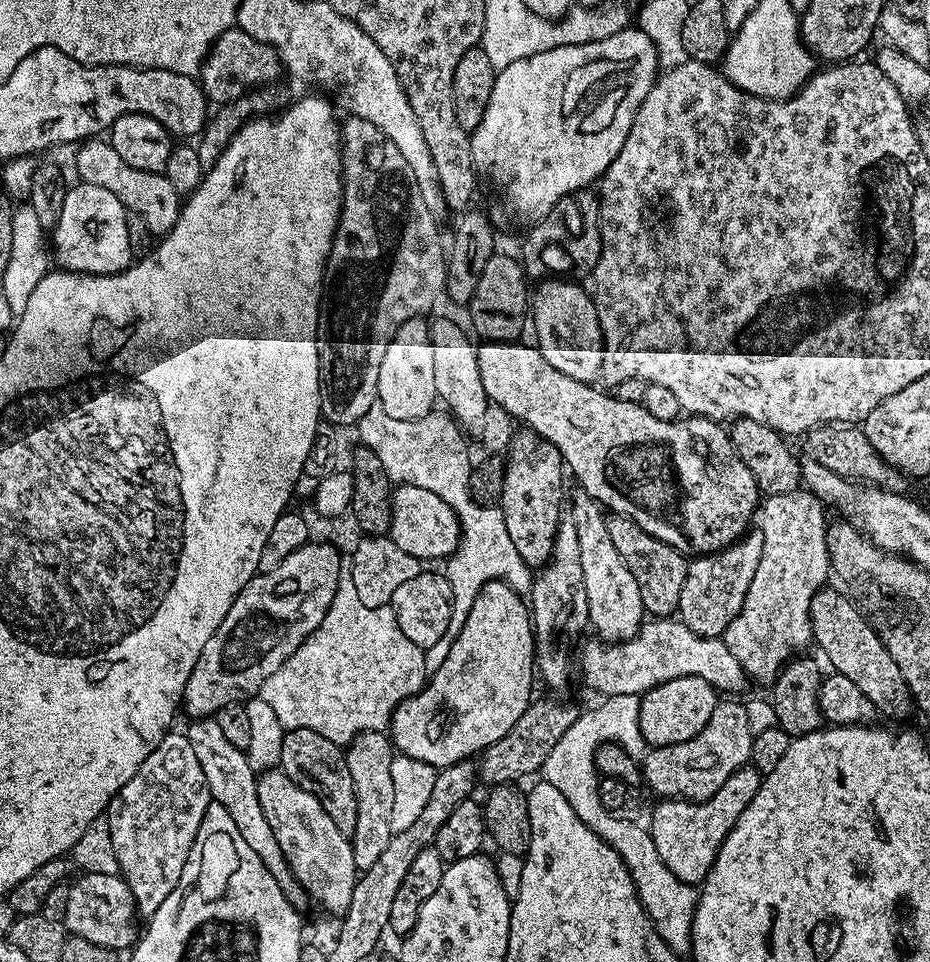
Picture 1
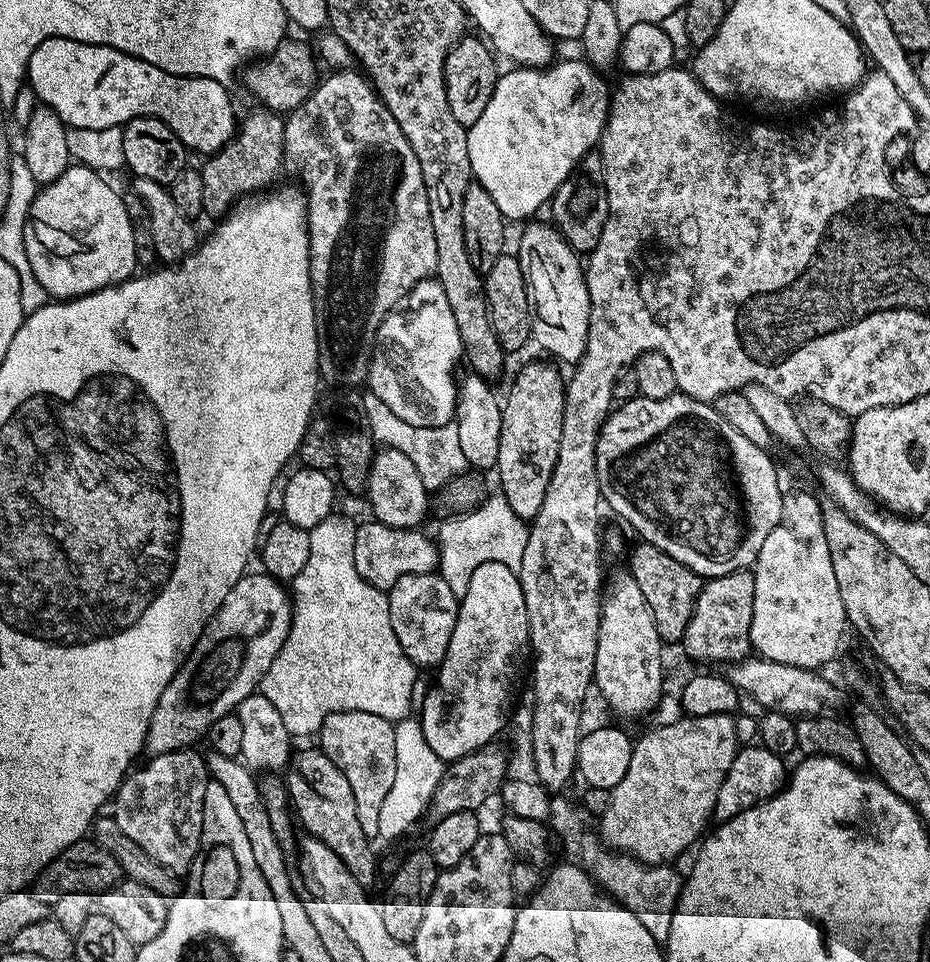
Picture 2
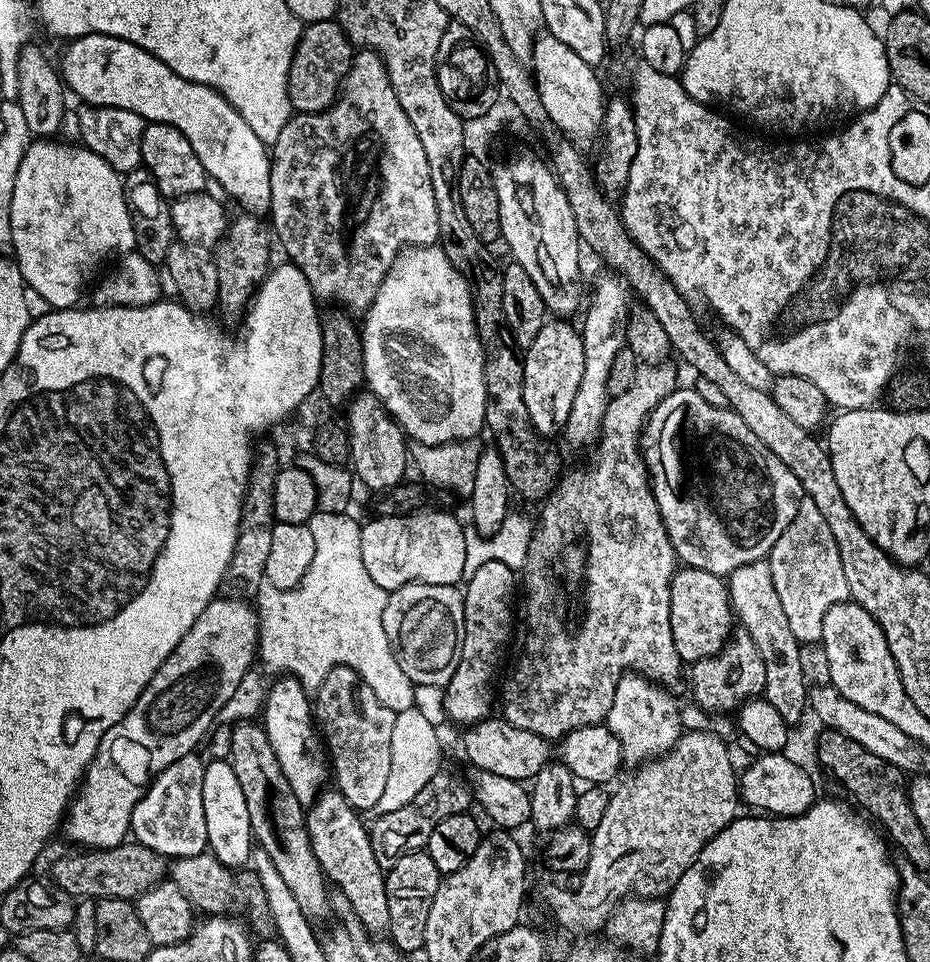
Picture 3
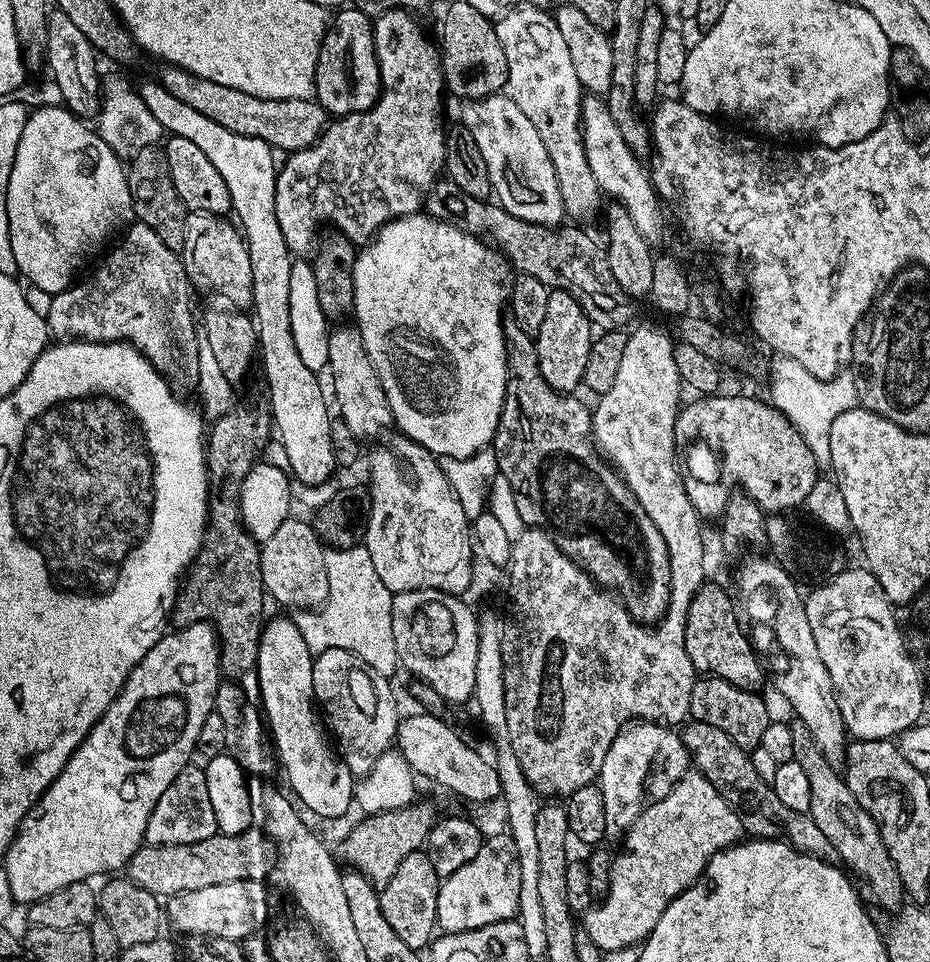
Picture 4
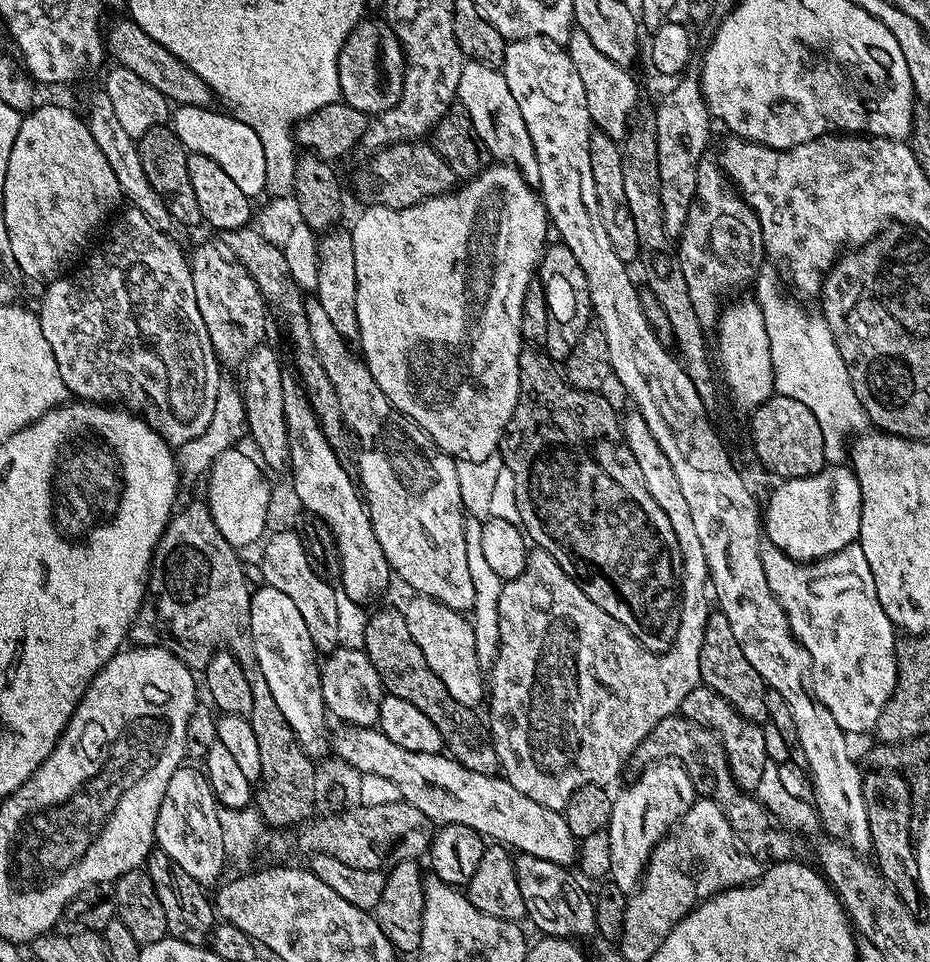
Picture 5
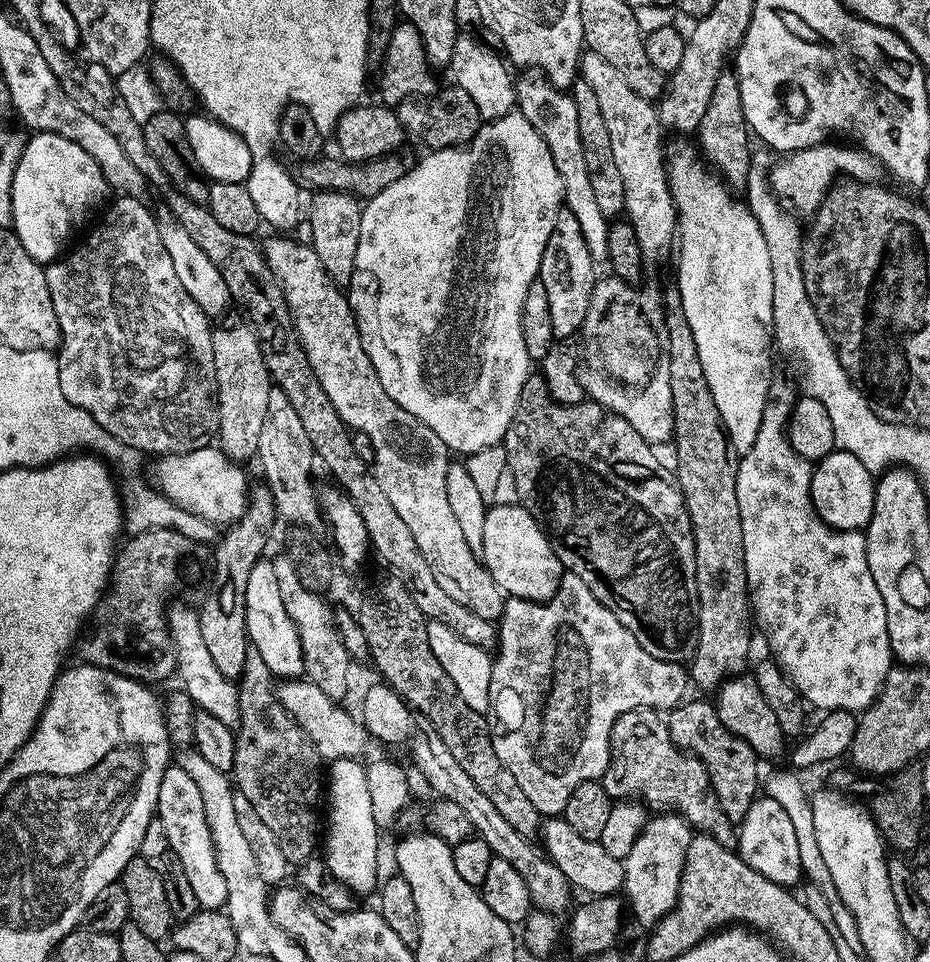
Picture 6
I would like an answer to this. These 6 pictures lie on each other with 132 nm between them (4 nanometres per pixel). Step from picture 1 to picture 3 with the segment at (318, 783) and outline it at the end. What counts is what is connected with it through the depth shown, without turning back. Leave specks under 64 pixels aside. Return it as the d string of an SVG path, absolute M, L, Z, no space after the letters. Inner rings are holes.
M325 790L307 809L308 845L318 858L320 869L331 887L350 902L350 910L365 932L380 938L390 926L390 906L386 903L386 870L374 858L374 846L367 823L360 821L361 813L346 802L339 790Z

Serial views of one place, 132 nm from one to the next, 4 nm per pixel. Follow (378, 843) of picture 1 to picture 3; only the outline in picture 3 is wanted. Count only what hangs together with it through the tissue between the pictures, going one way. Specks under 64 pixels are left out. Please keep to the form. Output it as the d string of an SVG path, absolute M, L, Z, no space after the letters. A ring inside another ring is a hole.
M347 666L342 668L335 668L330 670L330 674L326 674L326 678L322 682L322 686L315 689L314 692L314 719L318 725L318 731L324 741L324 747L330 757L330 772L334 777L334 784L336 780L335 787L340 791L340 793L346 798L346 802L350 802L350 806L357 810L365 810L364 808L369 808L369 810L375 809L378 798L382 798L382 793L384 787L386 787L386 781L388 775L390 775L390 738L394 731L394 718L396 713L392 712L386 706L382 704L375 697L374 691L370 686L364 684L362 677L355 672L354 669L350 669Z

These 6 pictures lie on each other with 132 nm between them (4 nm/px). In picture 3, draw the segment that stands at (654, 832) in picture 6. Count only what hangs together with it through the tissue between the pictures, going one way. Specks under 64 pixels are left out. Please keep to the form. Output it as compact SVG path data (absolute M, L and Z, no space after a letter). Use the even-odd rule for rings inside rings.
M626 674L614 690L614 702L608 711L606 725L621 743L623 763L639 766L664 755L680 741L680 708L667 687L646 676Z

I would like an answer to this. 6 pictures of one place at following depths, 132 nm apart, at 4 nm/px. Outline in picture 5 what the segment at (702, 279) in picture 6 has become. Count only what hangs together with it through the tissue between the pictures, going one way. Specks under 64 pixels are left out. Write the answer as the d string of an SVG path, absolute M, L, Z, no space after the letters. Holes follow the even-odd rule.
M748 298L748 300L742 301L741 304L731 304L732 303L729 303L720 313L720 318L718 321L718 333L720 332L720 337L718 337L717 340L714 340L715 347L716 344L720 347L720 364L718 360L718 368L719 371L720 368L724 371L724 380L728 383L728 392L732 395L733 402L740 408L755 410L762 407L762 405L765 404L767 400L776 392L776 383L774 382L774 362L770 358L770 337L766 335L766 322L762 318L762 310L760 309L760 305L756 303L755 299Z

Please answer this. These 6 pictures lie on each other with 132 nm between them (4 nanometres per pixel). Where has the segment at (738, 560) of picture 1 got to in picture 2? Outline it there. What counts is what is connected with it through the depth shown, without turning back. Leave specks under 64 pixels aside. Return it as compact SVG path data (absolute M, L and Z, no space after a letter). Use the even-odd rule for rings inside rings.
M731 572L725 576L713 576L701 587L692 617L682 641L684 652L692 660L701 660L704 664L724 664L731 666L737 660L749 659L753 651L750 638L750 622L754 618L754 578L752 572Z

